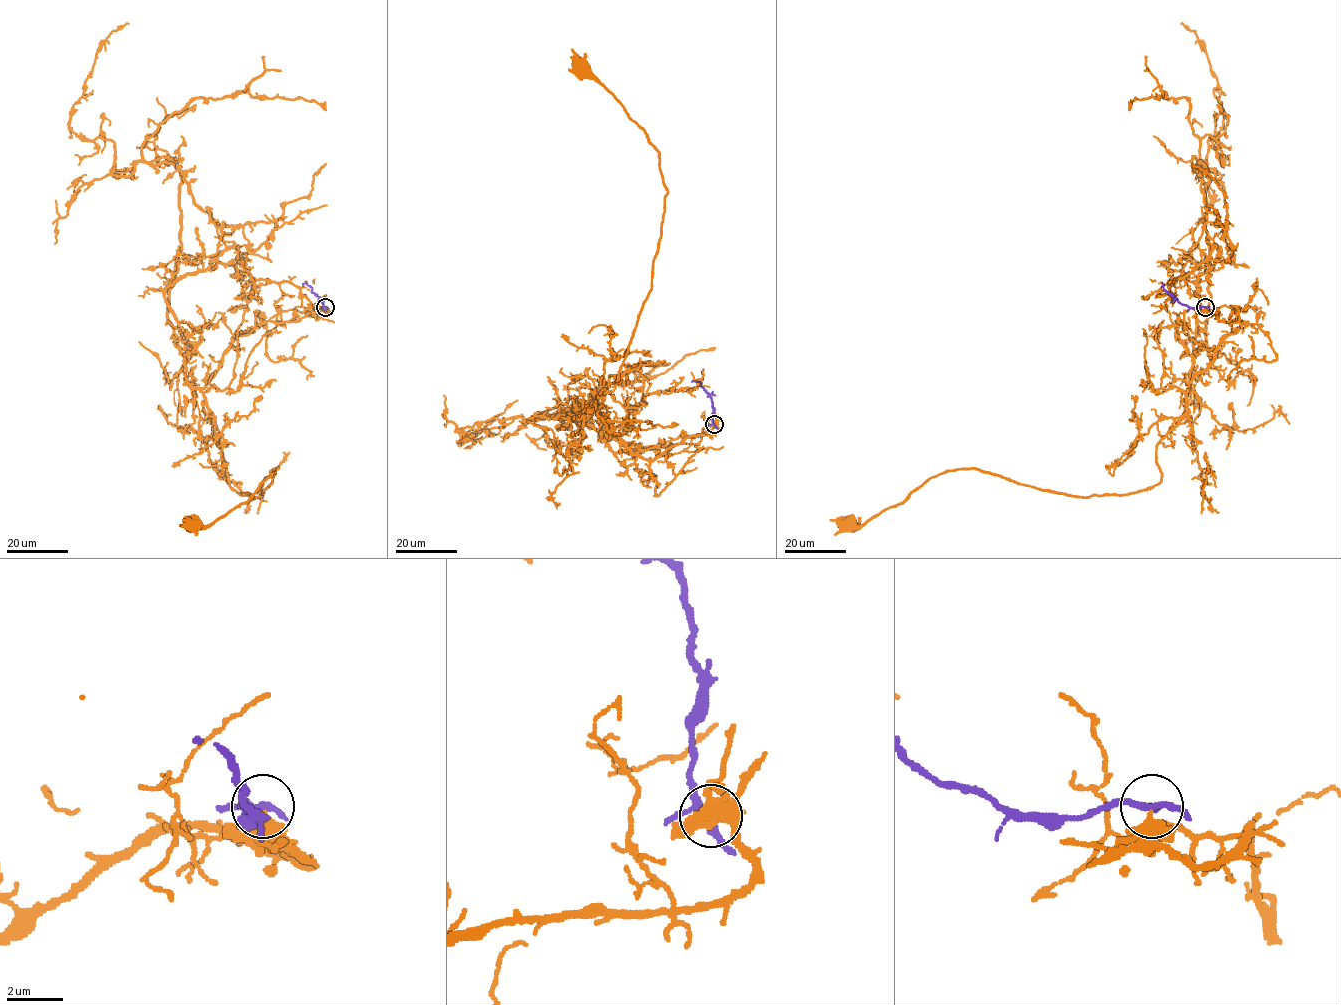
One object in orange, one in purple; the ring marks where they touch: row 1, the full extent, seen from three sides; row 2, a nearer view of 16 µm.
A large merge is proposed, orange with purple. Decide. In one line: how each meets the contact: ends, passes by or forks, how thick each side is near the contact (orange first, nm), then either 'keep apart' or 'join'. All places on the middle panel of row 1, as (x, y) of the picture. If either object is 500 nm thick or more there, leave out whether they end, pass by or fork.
orange passes by; purple forks; calibres 340 and 200 nm; keep apart

